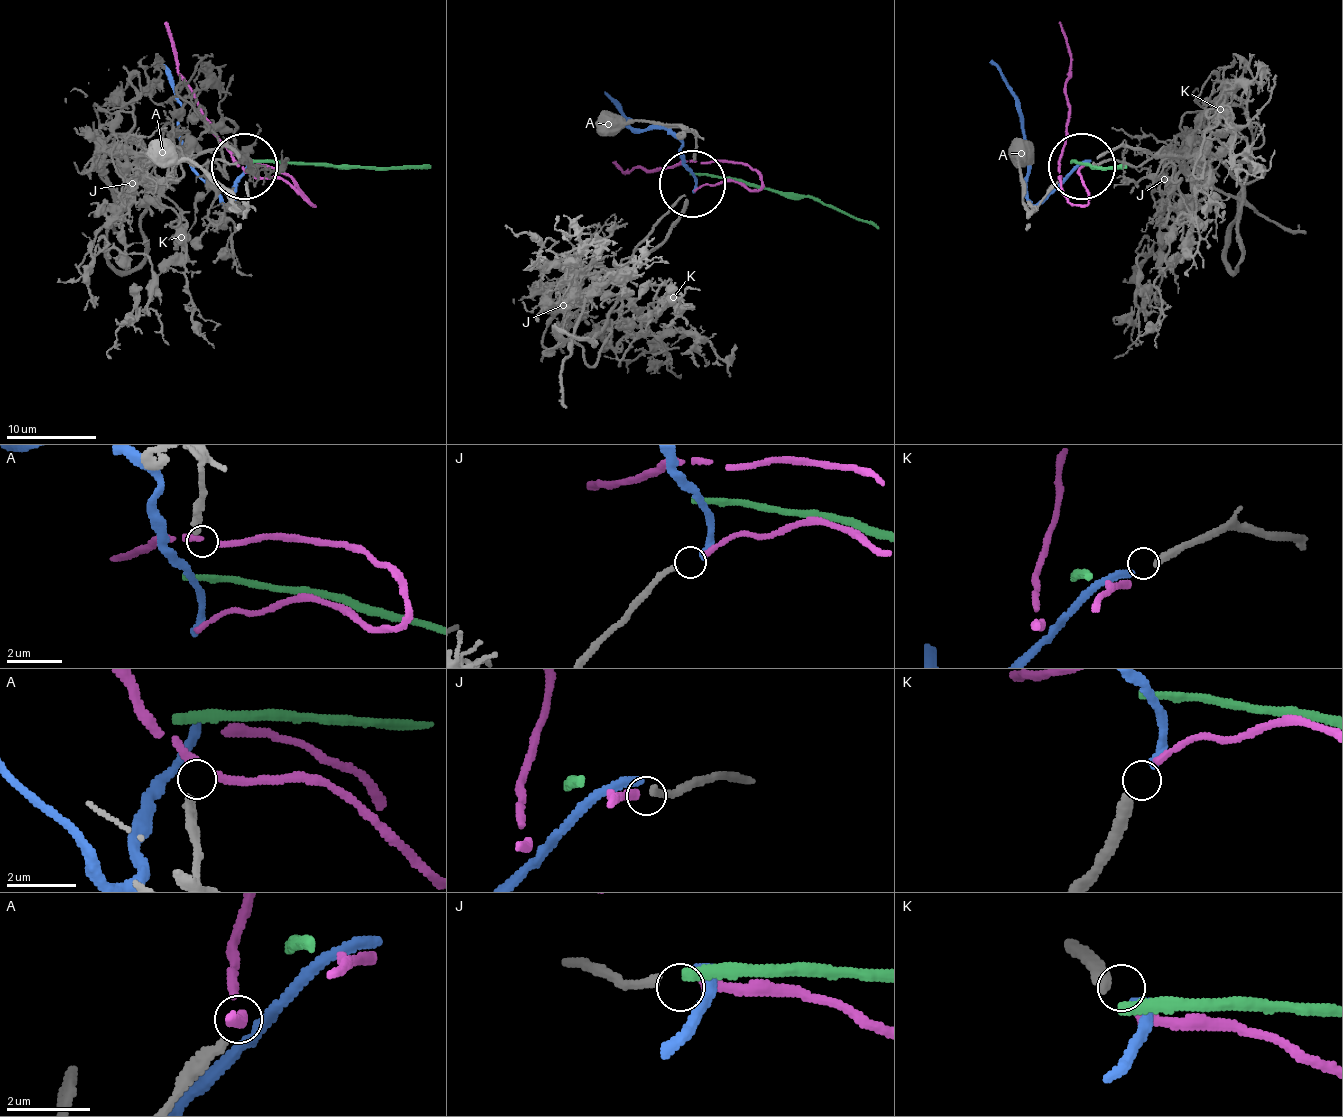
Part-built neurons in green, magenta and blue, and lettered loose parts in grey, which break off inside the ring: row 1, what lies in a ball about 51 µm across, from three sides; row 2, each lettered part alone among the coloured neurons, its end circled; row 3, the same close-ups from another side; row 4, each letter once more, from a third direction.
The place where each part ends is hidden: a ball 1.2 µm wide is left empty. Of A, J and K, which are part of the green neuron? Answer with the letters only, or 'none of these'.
none of these

